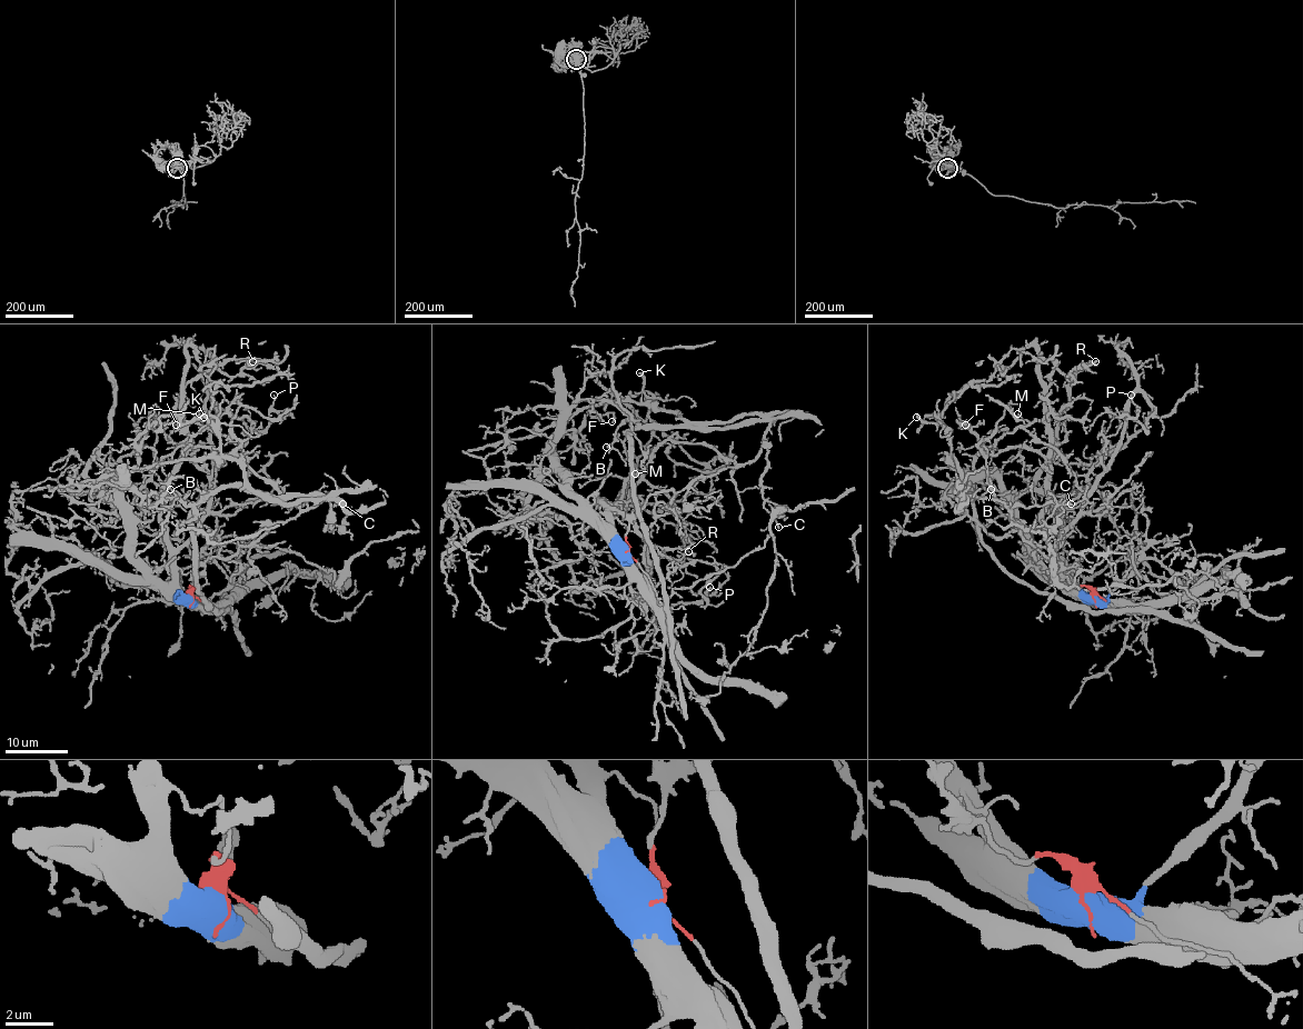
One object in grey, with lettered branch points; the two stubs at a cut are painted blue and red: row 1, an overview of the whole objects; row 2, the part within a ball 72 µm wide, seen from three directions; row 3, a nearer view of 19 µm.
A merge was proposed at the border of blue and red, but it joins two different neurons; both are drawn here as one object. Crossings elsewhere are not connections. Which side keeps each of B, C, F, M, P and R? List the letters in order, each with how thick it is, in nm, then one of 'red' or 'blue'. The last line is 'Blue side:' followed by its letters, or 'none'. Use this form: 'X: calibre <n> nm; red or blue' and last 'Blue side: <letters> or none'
B: calibre 150 nm; blue
C: calibre 150 nm; red
F: calibre 130 nm; blue
M: calibre 140 nm; blue
P: calibre 120 nm; blue
R: calibre 90 nm; blue
Blue side: B, F, M, P, R

